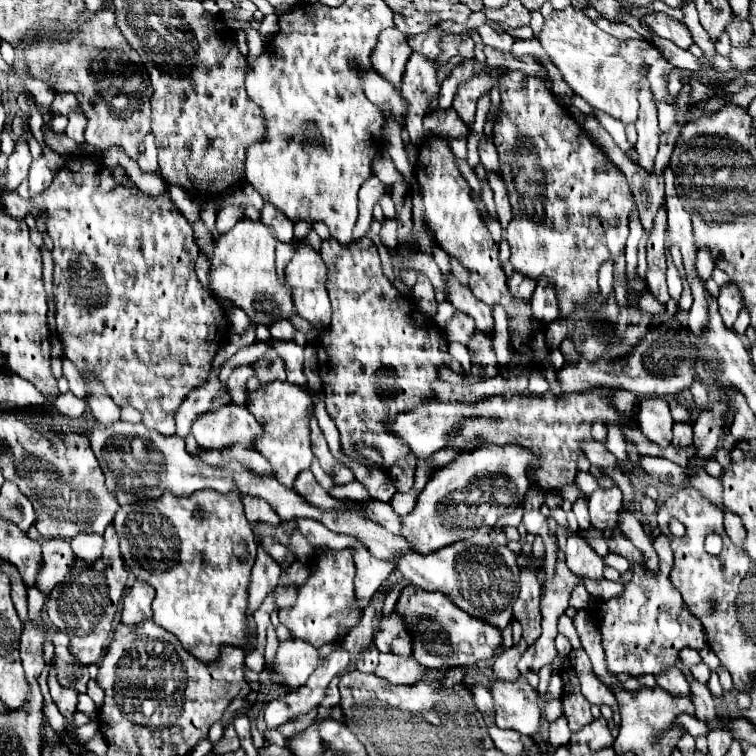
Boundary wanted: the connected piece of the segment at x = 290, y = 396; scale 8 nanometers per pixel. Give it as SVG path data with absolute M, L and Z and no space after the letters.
M275 380L249 394L247 408L249 412L253 412L253 416L257 416L257 422L263 426L263 446L257 446L257 450L271 462L275 478L283 486L291 488L295 476L301 470L307 470L313 462L313 450L309 442L309 416L313 412L313 396L301 386Z

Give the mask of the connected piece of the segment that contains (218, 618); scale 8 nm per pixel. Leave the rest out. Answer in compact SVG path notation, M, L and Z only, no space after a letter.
M199 490L193 496L177 498L171 494L163 494L155 500L141 500L135 504L121 506L115 514L115 530L119 542L127 546L125 560L135 562L157 562L159 568L133 568L135 576L149 582L155 588L155 598L151 604L153 620L173 632L181 644L201 662L211 664L219 658L223 646L243 648L245 652L253 650L249 620L247 620L247 598L249 598L249 580L251 568L257 554L255 536L251 526L243 514L241 494L237 490L219 494L215 490Z

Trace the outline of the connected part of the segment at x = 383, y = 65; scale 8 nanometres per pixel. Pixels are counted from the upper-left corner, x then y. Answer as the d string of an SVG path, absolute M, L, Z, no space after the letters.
M391 26L379 36L377 48L373 50L373 68L395 88L401 88L405 64L411 52L413 50L407 42L407 36L401 30L397 30L397 26Z

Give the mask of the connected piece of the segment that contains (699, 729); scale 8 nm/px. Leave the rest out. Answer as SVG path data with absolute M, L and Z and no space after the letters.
M681 716L681 724L685 724L685 730L693 736L705 734L705 724L701 724L701 720L697 720L695 716Z

